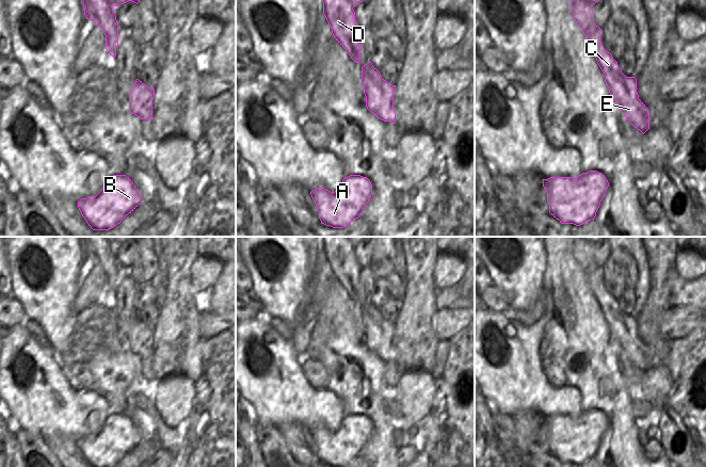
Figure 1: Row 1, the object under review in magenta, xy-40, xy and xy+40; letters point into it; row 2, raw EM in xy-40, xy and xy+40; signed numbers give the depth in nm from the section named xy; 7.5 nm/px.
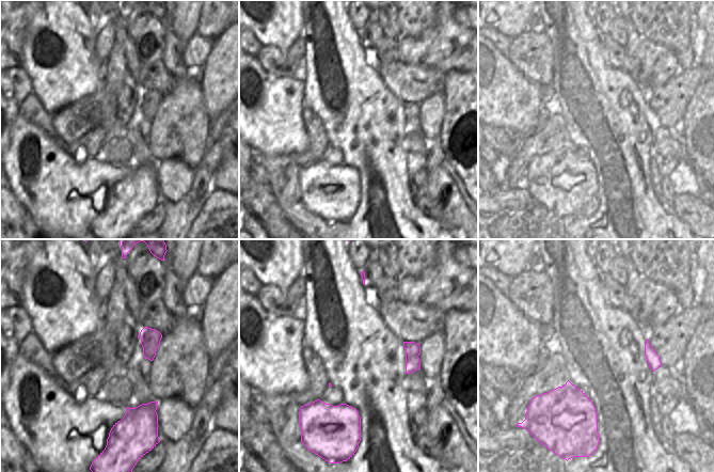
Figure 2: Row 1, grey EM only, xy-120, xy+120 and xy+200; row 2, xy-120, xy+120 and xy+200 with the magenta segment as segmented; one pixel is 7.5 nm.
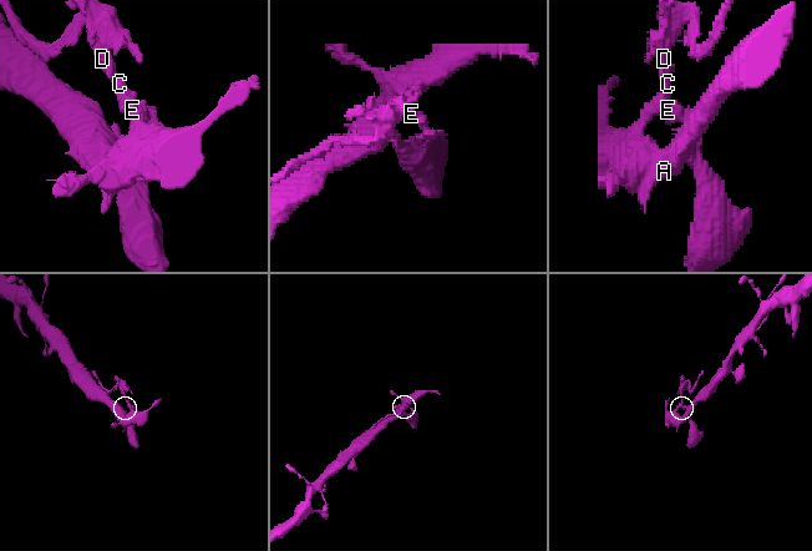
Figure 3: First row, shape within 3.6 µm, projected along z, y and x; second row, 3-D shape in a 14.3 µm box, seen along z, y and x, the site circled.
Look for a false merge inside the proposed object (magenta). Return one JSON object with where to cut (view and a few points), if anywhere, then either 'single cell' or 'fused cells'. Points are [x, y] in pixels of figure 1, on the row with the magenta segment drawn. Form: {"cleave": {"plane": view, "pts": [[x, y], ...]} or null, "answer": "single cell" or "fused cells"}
{"cleave": {"plane": "xy+40", "pts": [[604, 73], [610, 80], [625, 77]]}, "answer": "fused cells"}

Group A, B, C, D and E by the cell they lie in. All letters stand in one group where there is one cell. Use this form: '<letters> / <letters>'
A B E / C D

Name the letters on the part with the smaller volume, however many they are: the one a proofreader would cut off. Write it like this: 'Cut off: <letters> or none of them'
Cut off: C, D

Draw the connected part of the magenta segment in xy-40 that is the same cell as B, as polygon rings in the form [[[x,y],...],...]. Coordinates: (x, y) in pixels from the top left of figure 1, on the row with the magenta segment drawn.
[[[126,175],[108,177],[96,196],[81,198],[78,208],[93,230],[109,230],[142,204],[142,195]]]

